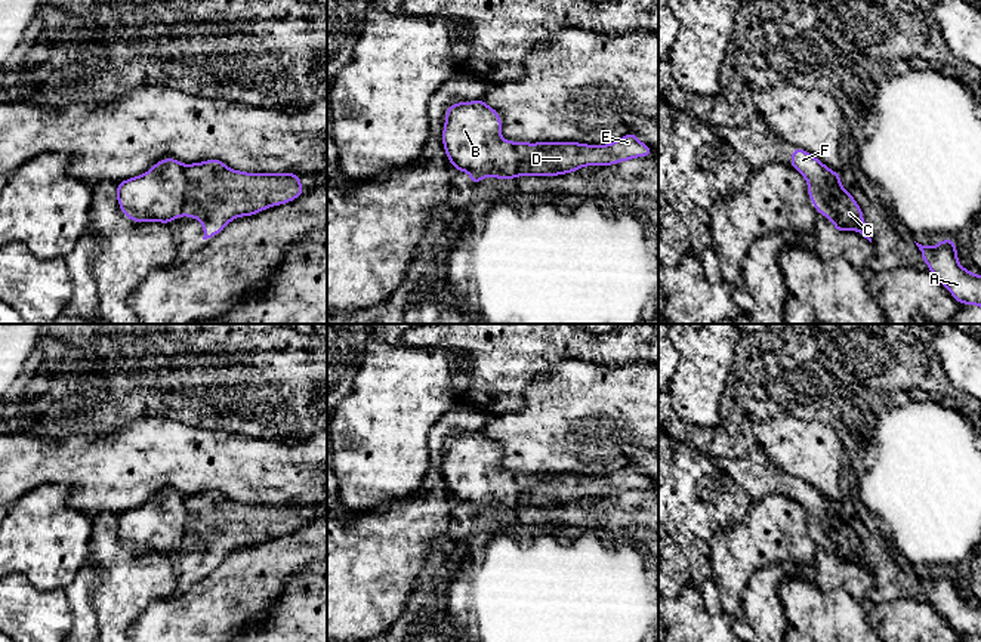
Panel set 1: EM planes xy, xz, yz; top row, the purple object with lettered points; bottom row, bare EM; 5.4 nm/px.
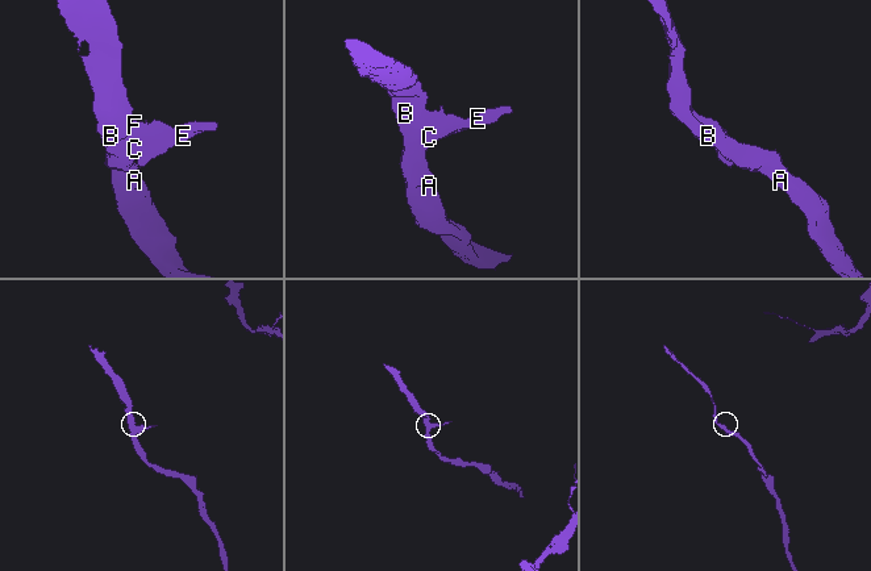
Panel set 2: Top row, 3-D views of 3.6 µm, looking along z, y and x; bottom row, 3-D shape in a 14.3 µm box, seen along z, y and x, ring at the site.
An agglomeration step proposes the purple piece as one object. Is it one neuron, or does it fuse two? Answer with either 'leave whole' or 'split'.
split

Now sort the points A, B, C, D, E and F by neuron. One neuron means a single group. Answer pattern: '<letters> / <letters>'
A B C / D E F

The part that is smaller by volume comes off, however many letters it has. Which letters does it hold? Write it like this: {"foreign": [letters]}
{"foreign": ["D", "E", "F"]}

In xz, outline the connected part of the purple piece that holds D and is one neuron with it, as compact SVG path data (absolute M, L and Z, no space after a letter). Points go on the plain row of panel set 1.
M632 463L608 476L580 473L513 473L518 507L558 507L583 497L613 497L636 488L650 488L653 479Z

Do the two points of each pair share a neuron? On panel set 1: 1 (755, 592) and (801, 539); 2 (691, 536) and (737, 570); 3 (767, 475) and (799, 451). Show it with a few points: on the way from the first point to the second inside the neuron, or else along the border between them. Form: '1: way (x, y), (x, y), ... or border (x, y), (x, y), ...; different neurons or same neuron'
1: border (811, 568), (774, 562), (761, 567), (747, 580); different neurons
2: border (712, 533), (709, 565), (710, 577), (716, 583); different neurons
3: border (759, 453), (774, 466), (793, 477); different neurons

